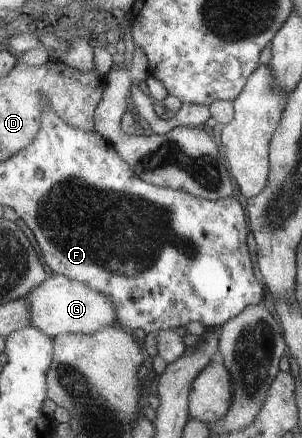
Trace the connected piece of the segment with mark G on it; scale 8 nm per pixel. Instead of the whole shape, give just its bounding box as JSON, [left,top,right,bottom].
[24,273,117,338]

